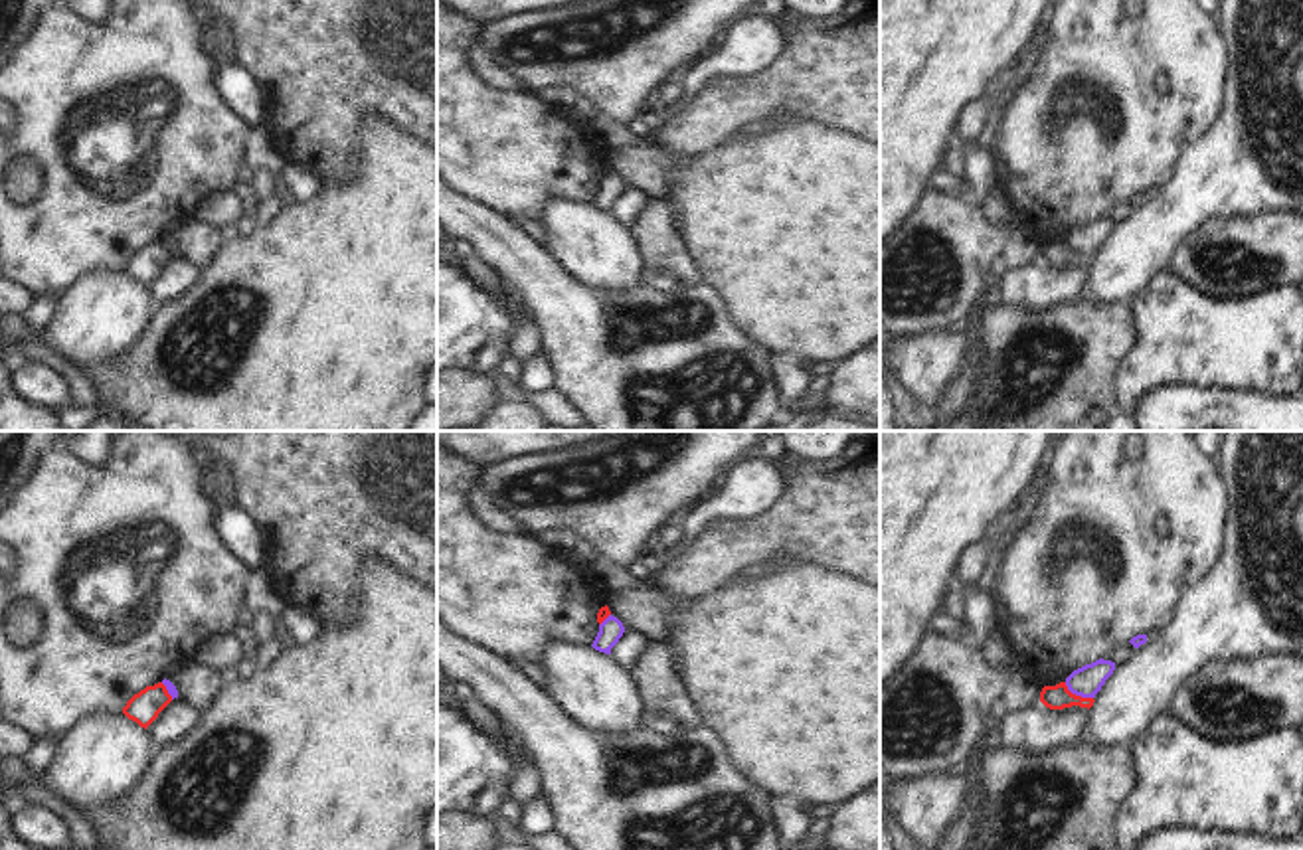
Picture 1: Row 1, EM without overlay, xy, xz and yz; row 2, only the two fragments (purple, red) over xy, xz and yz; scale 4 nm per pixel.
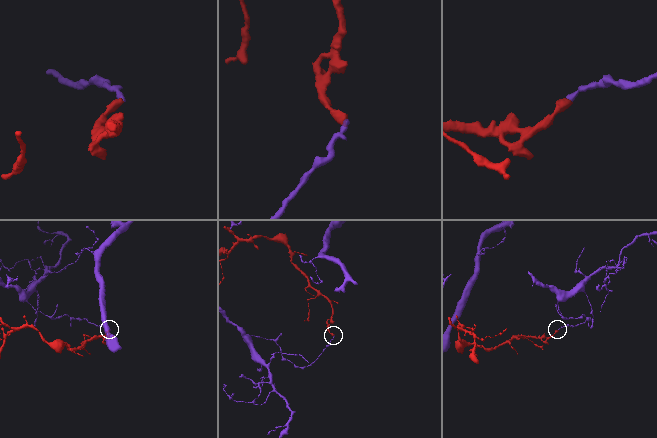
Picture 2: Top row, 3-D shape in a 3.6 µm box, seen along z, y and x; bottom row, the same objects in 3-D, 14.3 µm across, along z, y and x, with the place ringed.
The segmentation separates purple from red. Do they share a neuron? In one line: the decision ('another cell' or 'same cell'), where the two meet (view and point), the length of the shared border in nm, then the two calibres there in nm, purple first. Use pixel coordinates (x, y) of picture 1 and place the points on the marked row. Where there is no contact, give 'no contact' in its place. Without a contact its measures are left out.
another cell; contact yz (1078, 694); length 140 nm; calibres 120 and 100 nm

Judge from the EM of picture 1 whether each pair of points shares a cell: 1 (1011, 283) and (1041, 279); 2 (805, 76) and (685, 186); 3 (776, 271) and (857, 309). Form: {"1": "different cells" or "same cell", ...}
{"1": "same cell", "2": "different cells", "3": "same cell"}

